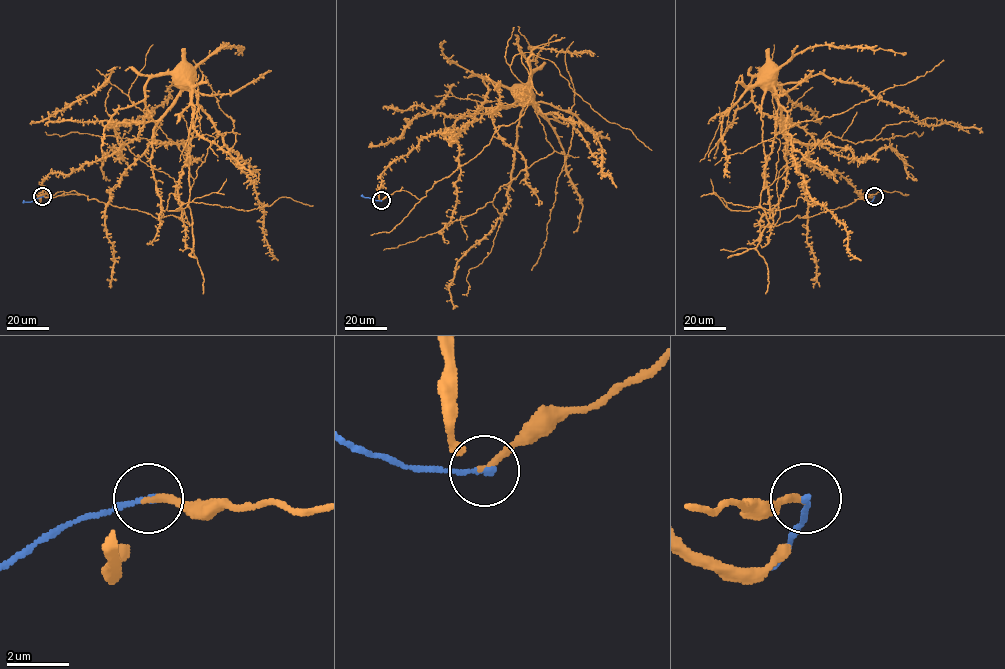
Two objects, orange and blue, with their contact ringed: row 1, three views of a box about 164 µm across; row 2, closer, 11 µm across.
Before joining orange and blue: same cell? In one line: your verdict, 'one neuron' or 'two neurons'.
one neuron

